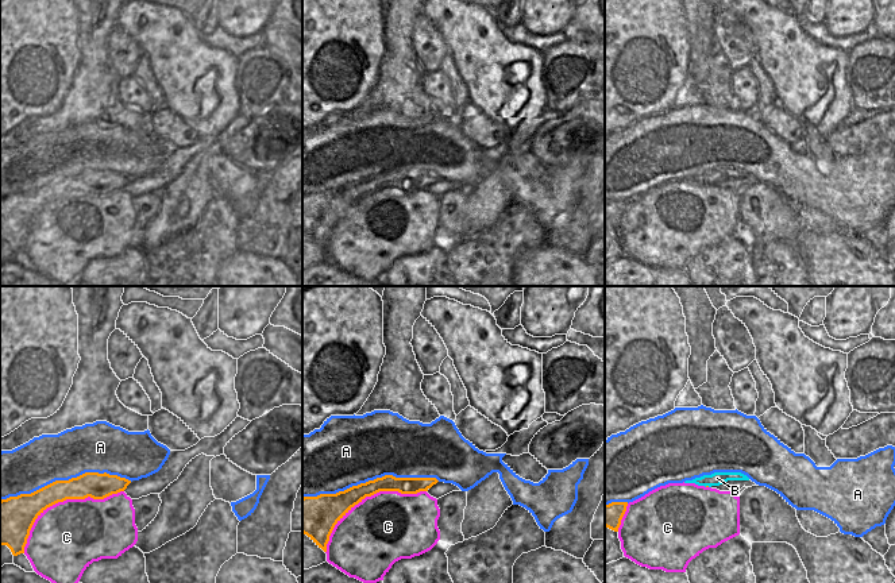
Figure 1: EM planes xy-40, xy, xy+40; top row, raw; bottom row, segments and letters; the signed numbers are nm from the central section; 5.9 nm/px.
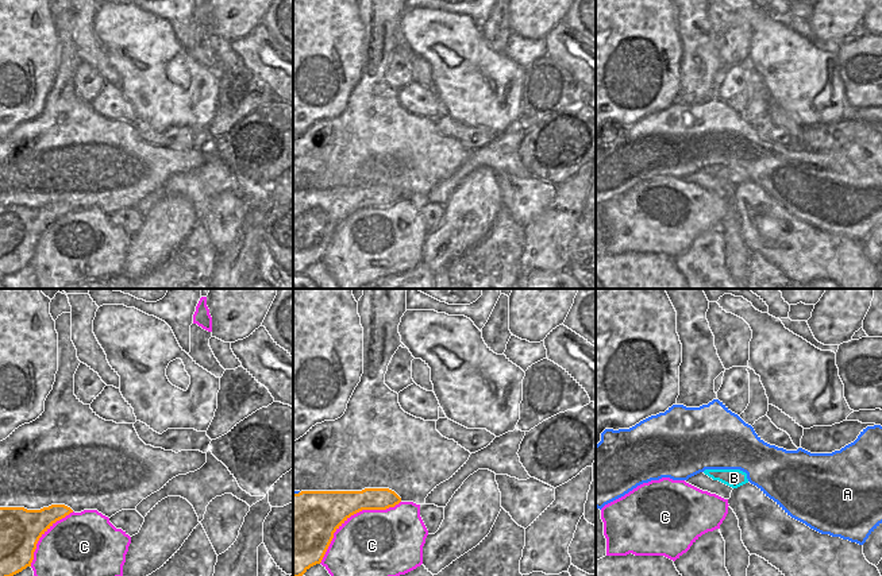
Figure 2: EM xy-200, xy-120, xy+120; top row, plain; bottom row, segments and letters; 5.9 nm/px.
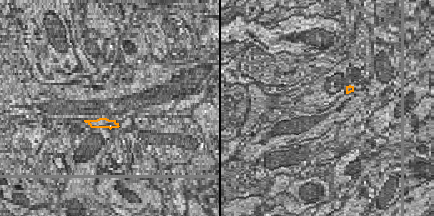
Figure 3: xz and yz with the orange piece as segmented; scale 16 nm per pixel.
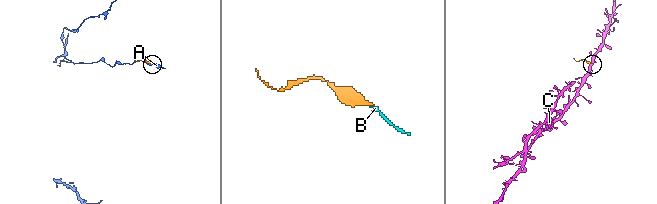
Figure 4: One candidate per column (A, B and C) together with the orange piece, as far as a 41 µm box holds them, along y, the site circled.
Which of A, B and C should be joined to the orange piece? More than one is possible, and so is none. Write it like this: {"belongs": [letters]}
{"belongs": ["B"]}

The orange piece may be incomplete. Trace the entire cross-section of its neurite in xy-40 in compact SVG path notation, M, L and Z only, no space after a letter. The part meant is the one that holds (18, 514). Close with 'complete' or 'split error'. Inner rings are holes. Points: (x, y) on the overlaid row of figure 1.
M85 472L69 480L55 480L31 494L20 494L0 501L0 545L7 545L13 556L24 553L24 547L35 520L50 506L66 499L104 499L124 491L131 480L107 472Z; complete

